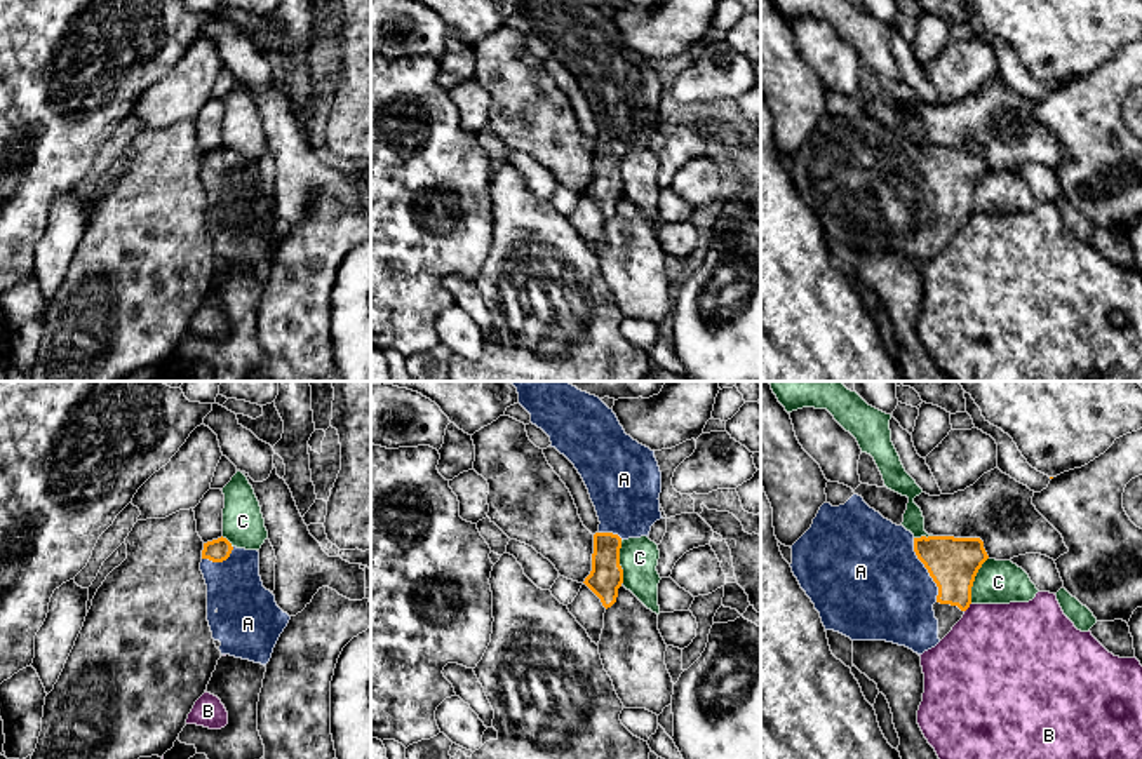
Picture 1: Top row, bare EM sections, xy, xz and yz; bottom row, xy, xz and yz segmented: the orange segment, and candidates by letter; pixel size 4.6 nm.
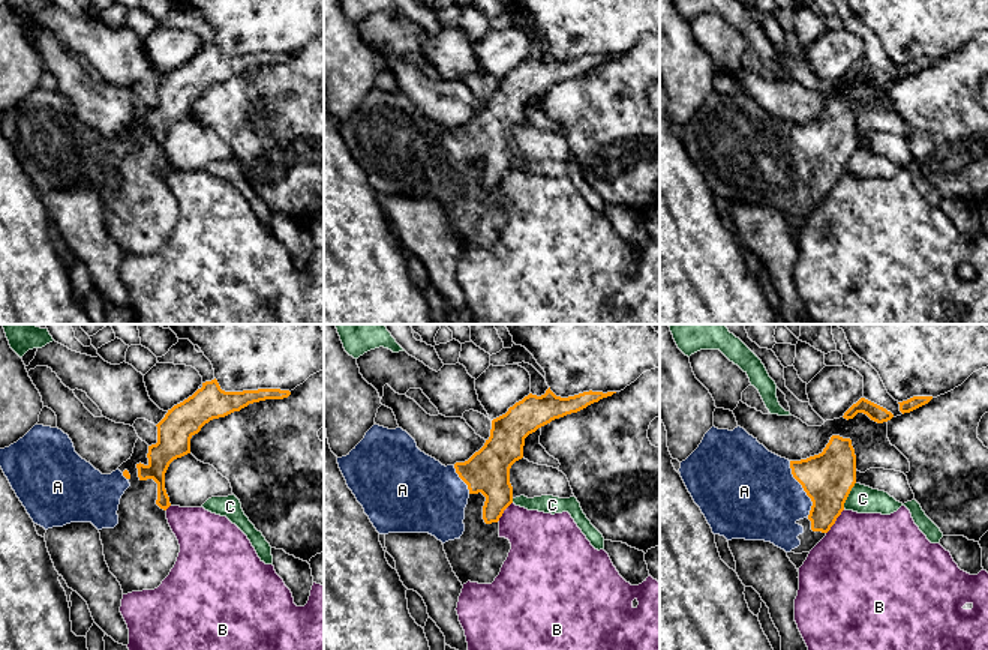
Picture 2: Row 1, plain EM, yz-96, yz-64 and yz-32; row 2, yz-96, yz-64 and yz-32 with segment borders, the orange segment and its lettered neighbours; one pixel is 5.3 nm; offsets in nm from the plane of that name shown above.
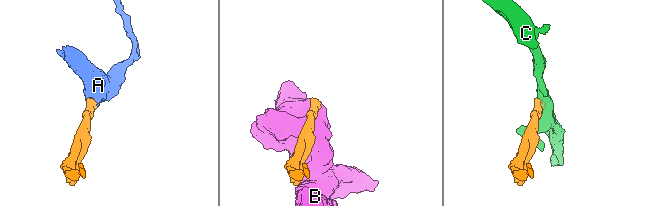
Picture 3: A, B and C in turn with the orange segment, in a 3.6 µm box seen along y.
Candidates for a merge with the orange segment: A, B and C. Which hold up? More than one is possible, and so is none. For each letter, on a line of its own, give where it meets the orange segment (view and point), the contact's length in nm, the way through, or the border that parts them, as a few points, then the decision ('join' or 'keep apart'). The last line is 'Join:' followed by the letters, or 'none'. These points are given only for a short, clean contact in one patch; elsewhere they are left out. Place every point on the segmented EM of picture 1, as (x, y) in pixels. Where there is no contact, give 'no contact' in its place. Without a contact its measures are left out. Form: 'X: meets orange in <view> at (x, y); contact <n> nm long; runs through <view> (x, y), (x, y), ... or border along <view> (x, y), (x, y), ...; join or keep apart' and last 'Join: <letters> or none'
A: meets orange in yz at (927, 568); contact 320 nm long; runs through yz (953, 563), (944, 568), (927, 568), (876, 587); join
B: meets orange in yz at (968, 606); contact 50 nm long; border along yz (970, 603), (965, 611); keep apart
C: meets orange in yz at (974, 580); contact 240 nm long; border along yz (987, 557), (975, 577), (970, 603); keep apart
Join: A

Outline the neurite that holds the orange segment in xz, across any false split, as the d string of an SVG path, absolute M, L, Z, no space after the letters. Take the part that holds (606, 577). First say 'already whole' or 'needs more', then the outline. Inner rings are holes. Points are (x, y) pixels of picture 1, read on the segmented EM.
needs more; M510 381L519 404L531 414L531 423L550 437L550 446L564 454L581 475L599 517L594 534L592 571L585 585L608 609L616 602L623 583L620 566L621 541L649 536L651 526L663 519L660 512L662 472L655 451L625 433L613 409L599 397L578 390L568 381Z

